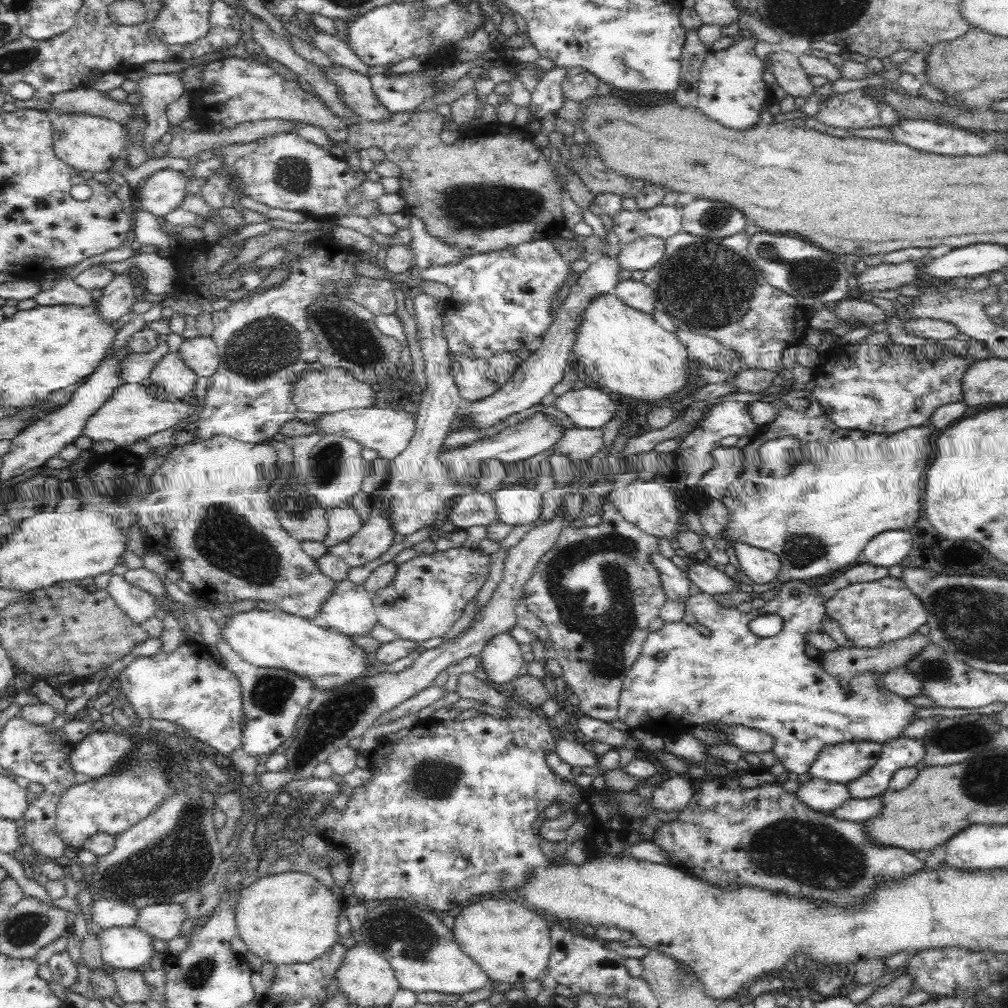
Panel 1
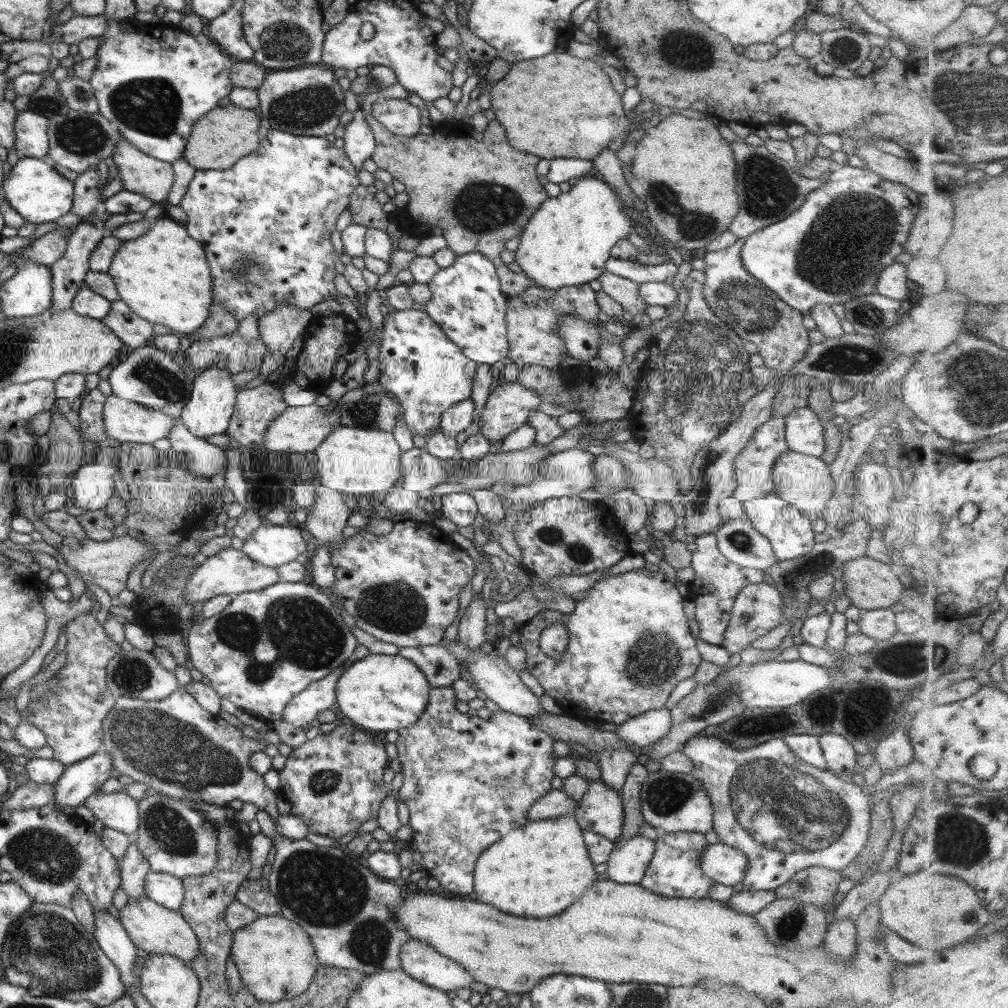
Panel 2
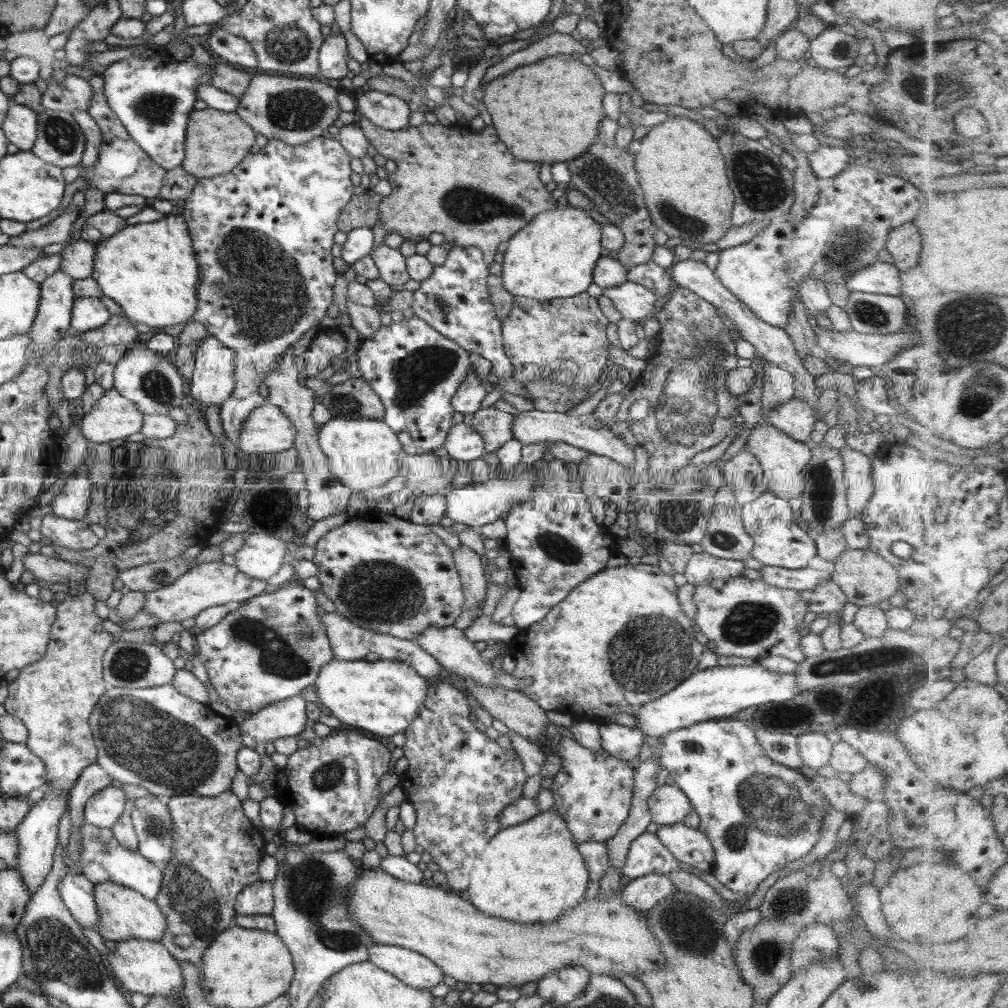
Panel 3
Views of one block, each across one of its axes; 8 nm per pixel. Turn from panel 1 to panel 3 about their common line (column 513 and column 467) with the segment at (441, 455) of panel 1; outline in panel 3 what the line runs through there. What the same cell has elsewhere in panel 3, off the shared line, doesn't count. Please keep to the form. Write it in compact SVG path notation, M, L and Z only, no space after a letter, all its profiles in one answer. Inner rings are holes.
M463 422L449 430L443 447L451 458L467 463L485 453L483 438L473 426L466 426Z

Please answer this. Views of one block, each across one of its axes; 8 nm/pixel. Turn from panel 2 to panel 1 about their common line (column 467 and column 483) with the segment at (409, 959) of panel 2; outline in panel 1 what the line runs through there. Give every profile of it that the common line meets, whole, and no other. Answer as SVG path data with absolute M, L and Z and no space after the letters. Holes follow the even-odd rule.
M384 899L374 910L368 906L368 916L362 932L362 942L376 948L394 970L400 988L419 992L466 994L484 988L489 978L484 969L466 955L454 933L434 914L420 910L404 899Z

